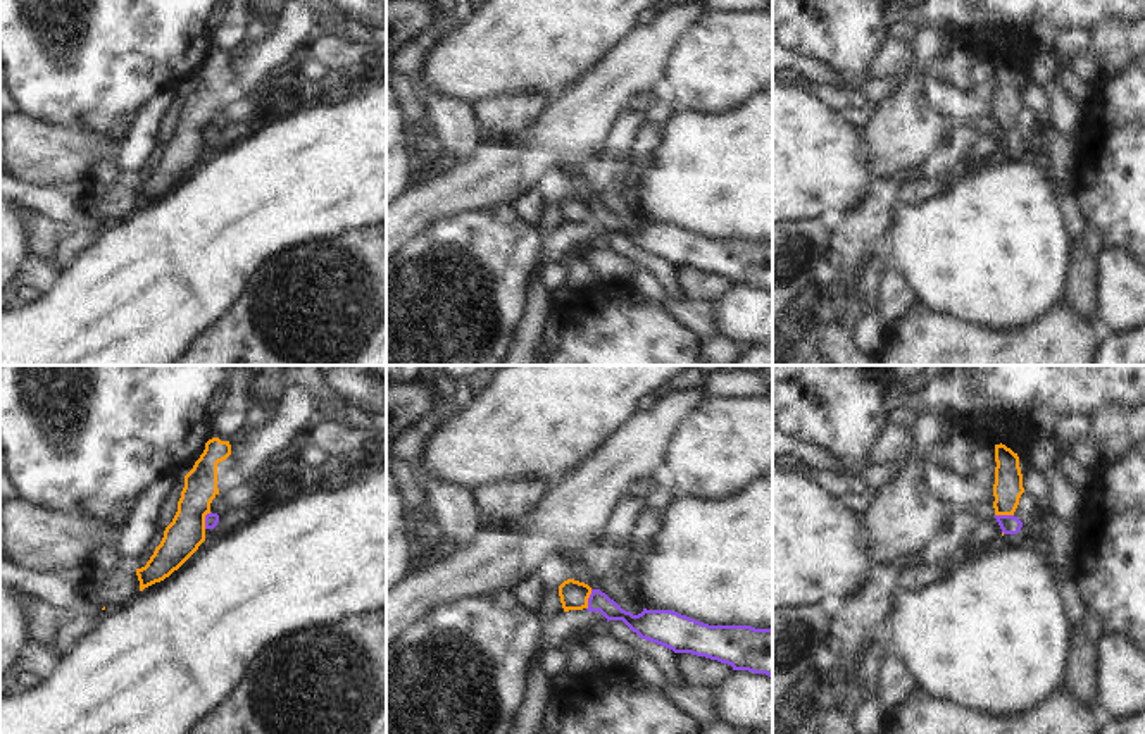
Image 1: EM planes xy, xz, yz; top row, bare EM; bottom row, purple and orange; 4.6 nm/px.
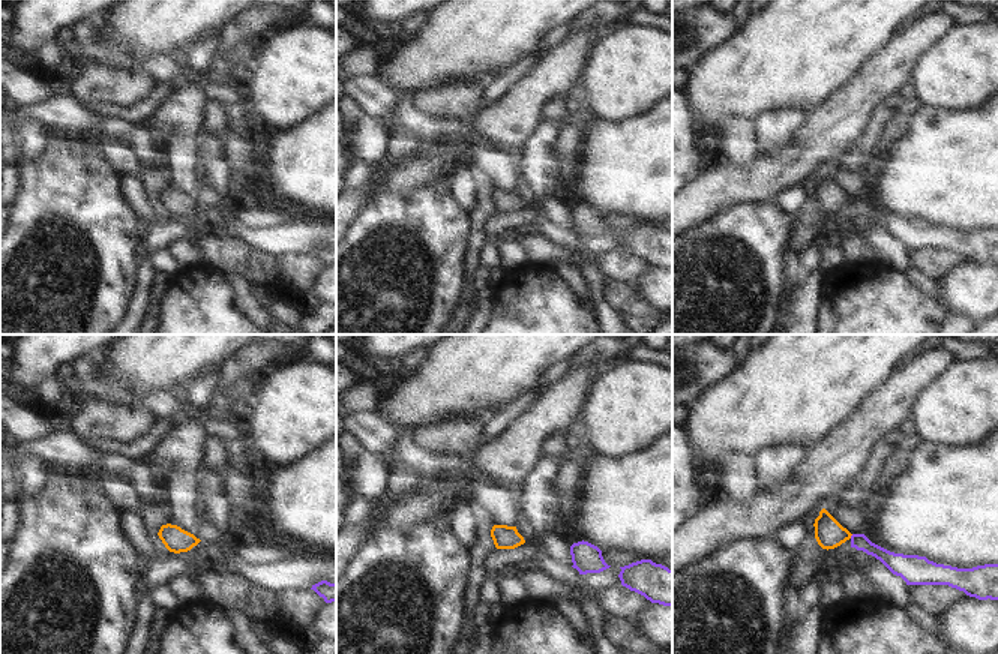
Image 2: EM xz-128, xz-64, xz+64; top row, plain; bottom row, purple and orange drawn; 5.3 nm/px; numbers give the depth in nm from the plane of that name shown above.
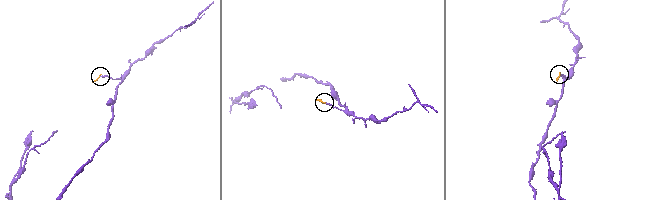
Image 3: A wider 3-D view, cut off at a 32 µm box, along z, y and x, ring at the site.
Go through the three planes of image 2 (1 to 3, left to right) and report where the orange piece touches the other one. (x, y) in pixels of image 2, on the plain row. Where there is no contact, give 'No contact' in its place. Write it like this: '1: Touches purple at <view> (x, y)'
1: No contact
2: No contact
3: Touches purple at xz+64 (851, 200).

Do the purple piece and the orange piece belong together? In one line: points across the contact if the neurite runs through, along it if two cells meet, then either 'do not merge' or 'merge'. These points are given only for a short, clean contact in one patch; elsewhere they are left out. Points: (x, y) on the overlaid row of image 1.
border xz (592, 590), (587, 609); do not merge

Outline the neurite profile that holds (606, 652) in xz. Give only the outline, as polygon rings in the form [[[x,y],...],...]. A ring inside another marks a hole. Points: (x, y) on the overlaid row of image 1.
[[[590,636],[581,646],[593,656],[595,663],[604,669],[626,665],[631,658],[631,650],[610,636]]]

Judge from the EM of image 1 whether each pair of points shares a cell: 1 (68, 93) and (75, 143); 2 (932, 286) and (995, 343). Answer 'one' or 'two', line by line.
1: two
2: two

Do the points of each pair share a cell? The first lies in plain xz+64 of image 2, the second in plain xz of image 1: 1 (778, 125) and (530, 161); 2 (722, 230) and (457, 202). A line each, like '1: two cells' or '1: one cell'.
1: two cells
2: two cells

